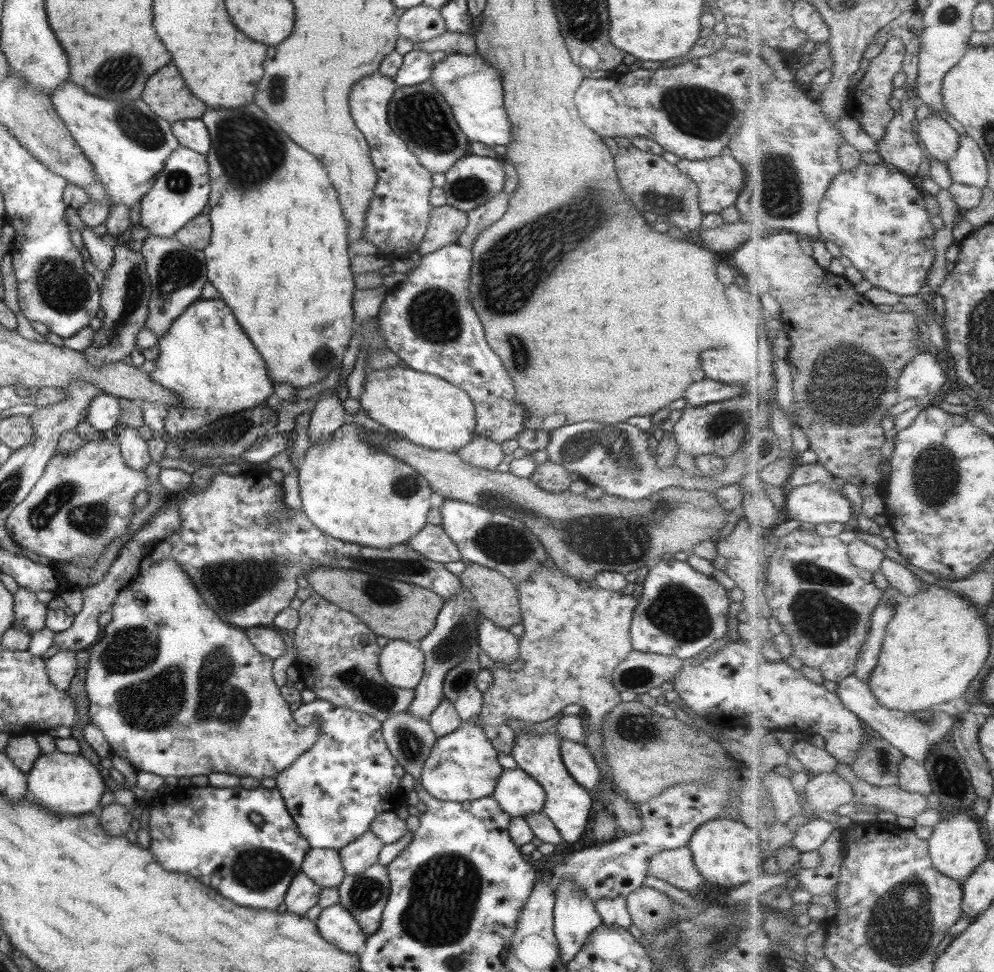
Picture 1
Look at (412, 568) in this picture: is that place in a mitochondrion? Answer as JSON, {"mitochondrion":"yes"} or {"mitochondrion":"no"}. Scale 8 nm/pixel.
{"mitochondrion":"yes"}

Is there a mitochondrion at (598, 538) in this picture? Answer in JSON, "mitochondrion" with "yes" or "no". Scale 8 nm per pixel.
{"mitochondrion":"yes"}

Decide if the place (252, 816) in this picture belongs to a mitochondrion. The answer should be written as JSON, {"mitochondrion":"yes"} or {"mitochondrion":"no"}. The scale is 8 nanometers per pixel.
{"mitochondrion":"yes"}

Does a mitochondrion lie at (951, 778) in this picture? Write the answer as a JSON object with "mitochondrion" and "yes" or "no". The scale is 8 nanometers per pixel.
{"mitochondrion":"yes"}

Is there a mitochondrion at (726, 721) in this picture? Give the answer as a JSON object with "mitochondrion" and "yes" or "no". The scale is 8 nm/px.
{"mitochondrion":"no"}

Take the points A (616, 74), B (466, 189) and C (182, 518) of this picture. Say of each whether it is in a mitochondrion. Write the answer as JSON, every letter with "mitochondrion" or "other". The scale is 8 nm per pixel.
{"A":"other","B":"mitochondrion","C":"other"}

